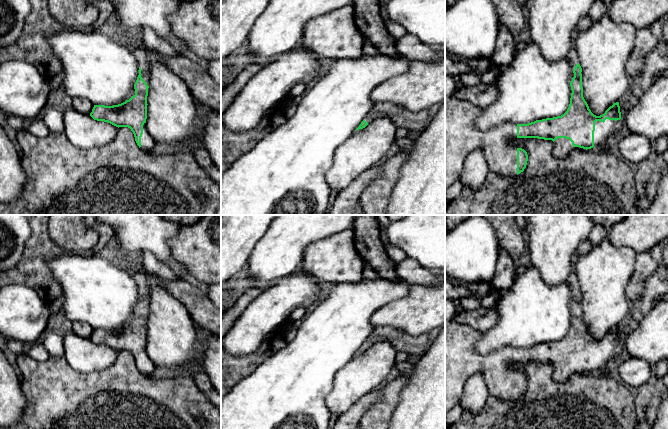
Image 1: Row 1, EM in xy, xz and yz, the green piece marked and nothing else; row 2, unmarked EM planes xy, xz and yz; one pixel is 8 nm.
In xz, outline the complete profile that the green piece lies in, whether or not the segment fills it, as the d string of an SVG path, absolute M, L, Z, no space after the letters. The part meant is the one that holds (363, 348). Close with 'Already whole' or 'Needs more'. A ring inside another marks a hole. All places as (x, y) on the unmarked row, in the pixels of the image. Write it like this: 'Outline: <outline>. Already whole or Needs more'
Outline: M374 327L372 333L356 354L365 352L378 342L390 342L397 351L418 356L422 356L429 347L428 333L411 336L391 327Z. Needs more

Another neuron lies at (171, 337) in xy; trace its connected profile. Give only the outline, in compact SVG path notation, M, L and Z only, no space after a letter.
M154 276L151 281L151 295L150 295L150 307L147 320L147 343L146 353L155 366L164 367L170 369L174 373L184 371L186 365L194 359L196 350L197 334L194 329L194 323L191 320L190 314L186 307L169 294L158 280L158 277Z

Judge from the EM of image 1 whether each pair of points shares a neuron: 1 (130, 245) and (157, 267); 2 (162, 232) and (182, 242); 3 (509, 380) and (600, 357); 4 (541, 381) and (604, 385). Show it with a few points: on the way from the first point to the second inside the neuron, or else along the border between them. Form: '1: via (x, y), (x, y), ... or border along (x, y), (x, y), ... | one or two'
1: border along (141, 254), (145, 251), (150, 251), (164, 263) | two
2: border along (181, 226), (169, 241), (172, 256), (176, 260) | two
3: via (514, 354), (571, 354) | one
4: via (557, 387), (588, 388) | one

